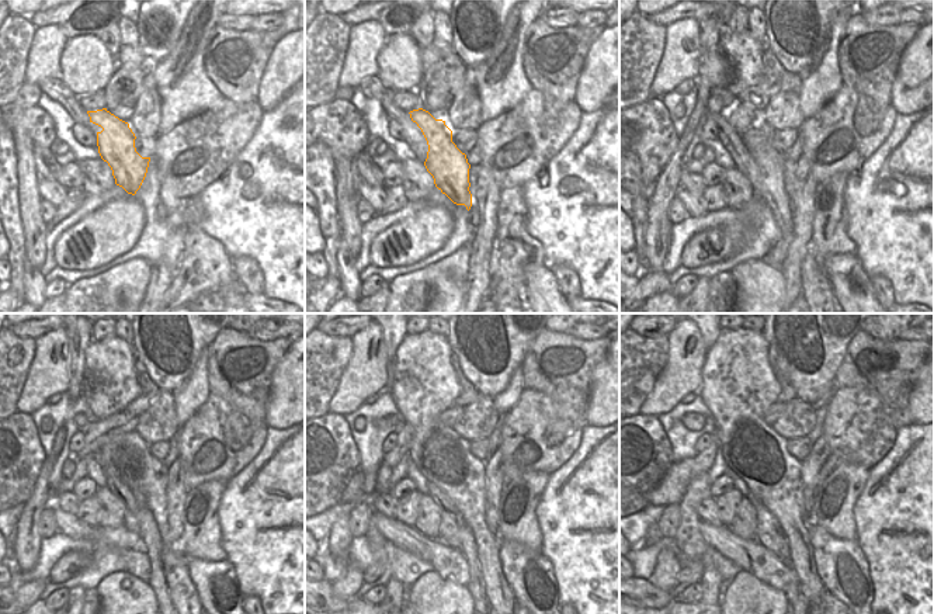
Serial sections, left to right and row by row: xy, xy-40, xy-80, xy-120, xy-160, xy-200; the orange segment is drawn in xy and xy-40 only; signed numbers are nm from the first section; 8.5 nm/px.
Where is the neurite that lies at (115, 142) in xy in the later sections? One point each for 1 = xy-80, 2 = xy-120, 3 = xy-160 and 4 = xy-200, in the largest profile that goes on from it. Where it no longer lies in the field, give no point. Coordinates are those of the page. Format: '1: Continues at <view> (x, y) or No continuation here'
1: Continues at xy-80 (771, 190)
2: Continues at xy-120 (149, 531)
3: Continues at xy-160 (468, 548)
4: Continues at xy-200 (792, 589).

